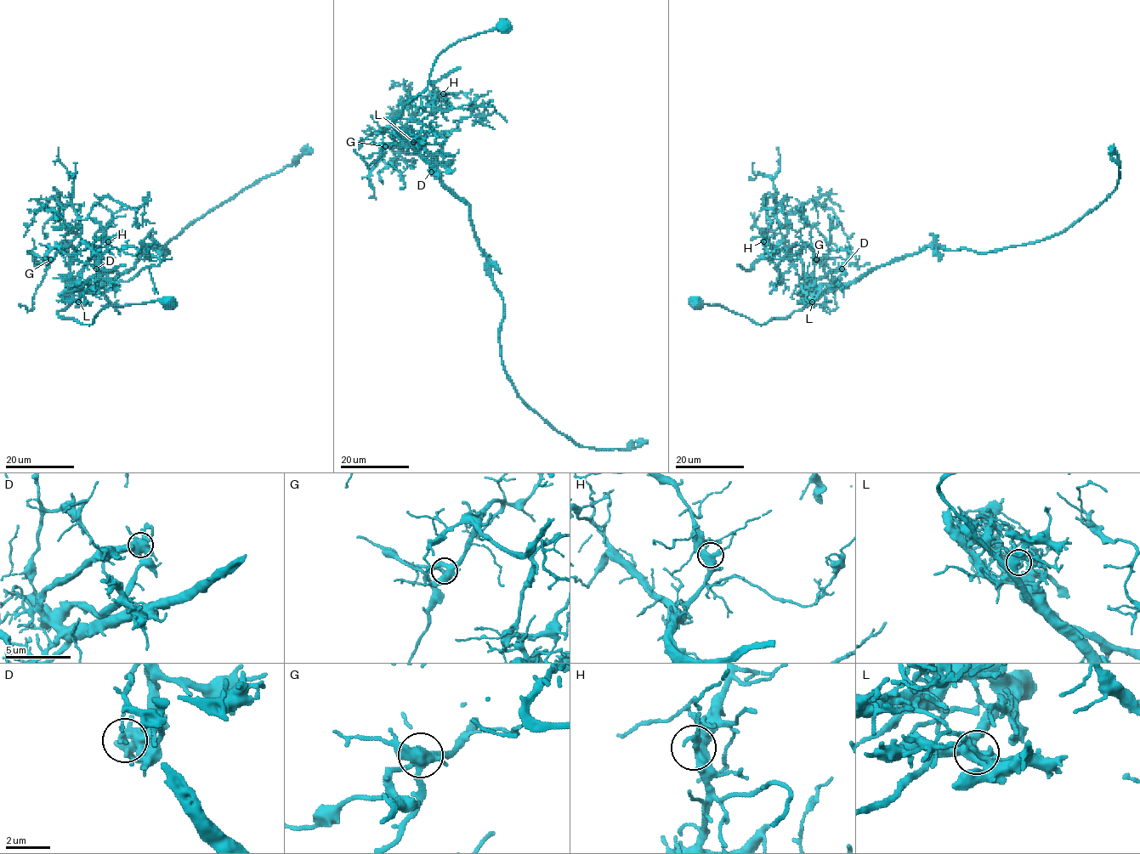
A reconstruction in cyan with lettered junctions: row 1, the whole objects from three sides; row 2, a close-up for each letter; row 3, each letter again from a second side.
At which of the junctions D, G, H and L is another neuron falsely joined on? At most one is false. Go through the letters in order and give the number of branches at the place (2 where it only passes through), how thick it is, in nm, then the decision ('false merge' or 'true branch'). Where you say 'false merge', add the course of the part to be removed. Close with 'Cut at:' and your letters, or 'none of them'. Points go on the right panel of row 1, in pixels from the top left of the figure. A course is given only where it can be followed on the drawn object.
D: 7 | 440 nm | false merge | (842, 268), (817, 259), (807, 275), (782, 241), (772, 257), (779, 282), (776, 266), (787, 246), (790, 255)
G: 5 | 440 nm | true branch
H: 6 | 400 nm | true branch
L: 6 | 500 nm | true branch
Cut at: D

